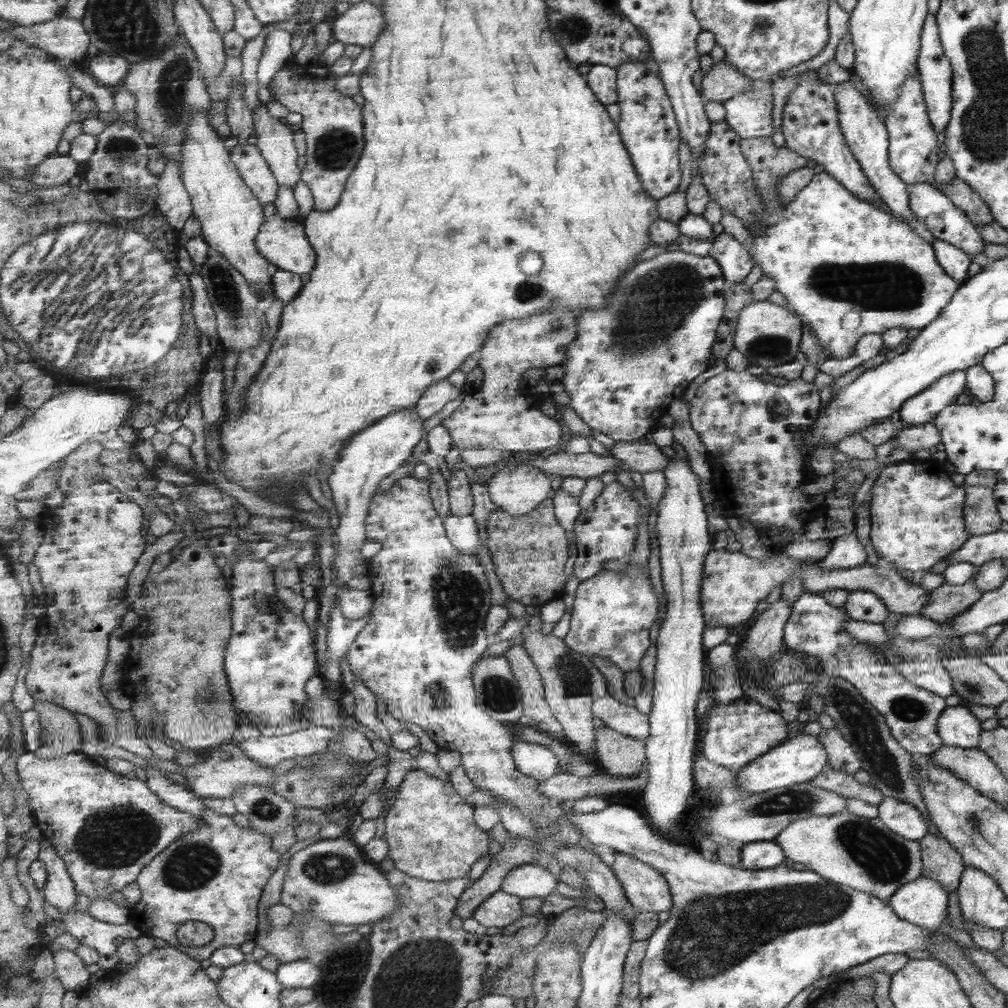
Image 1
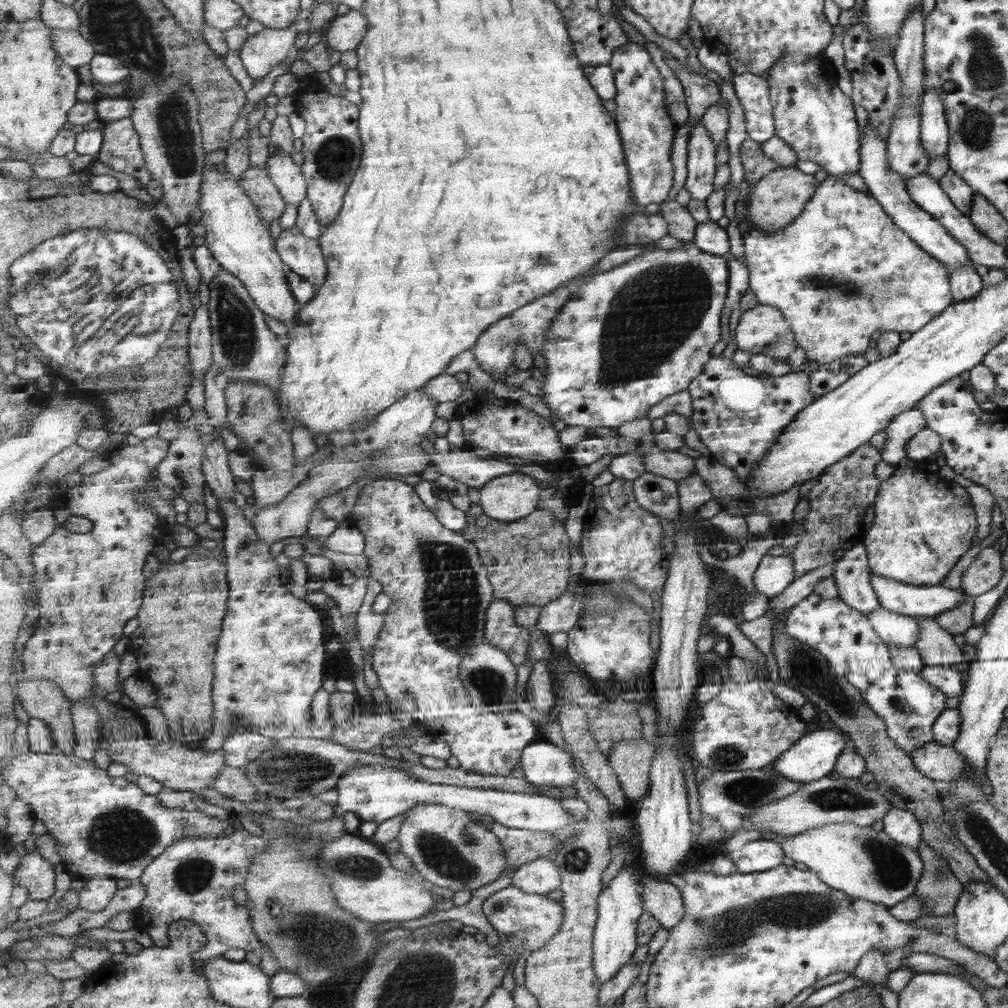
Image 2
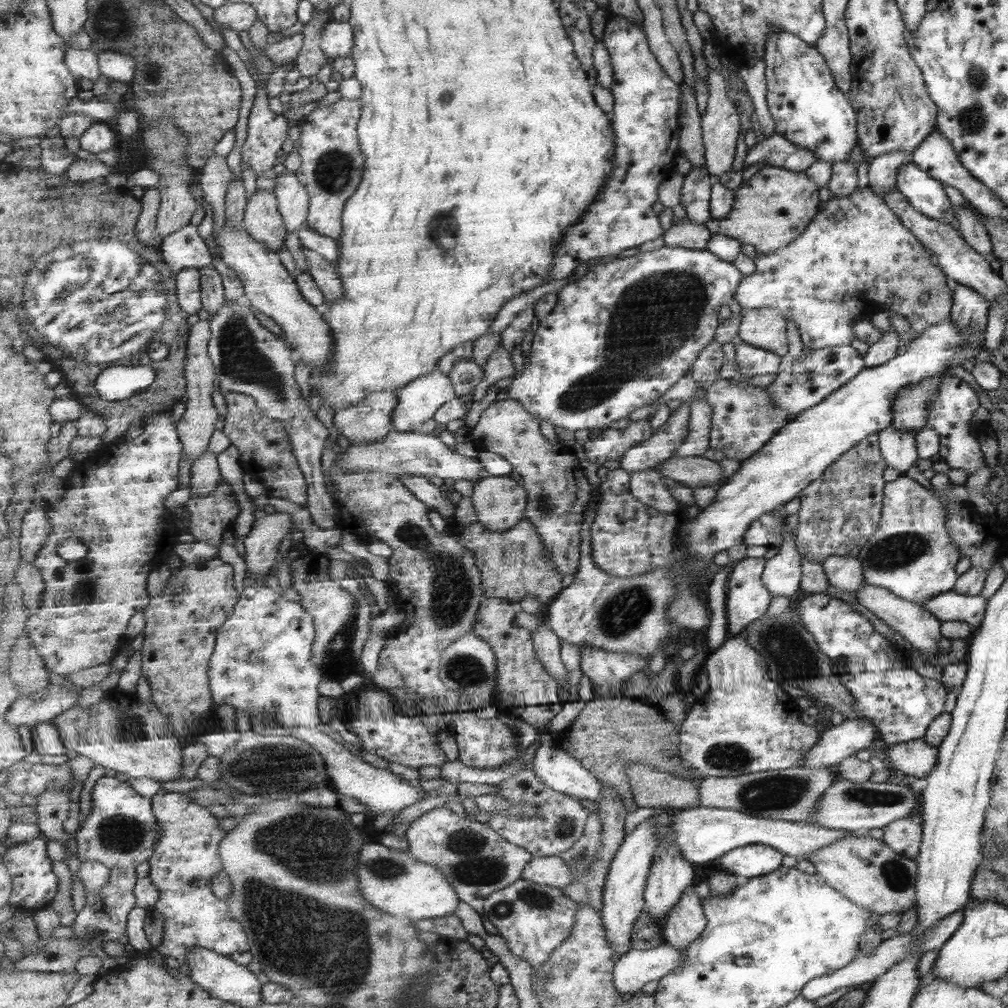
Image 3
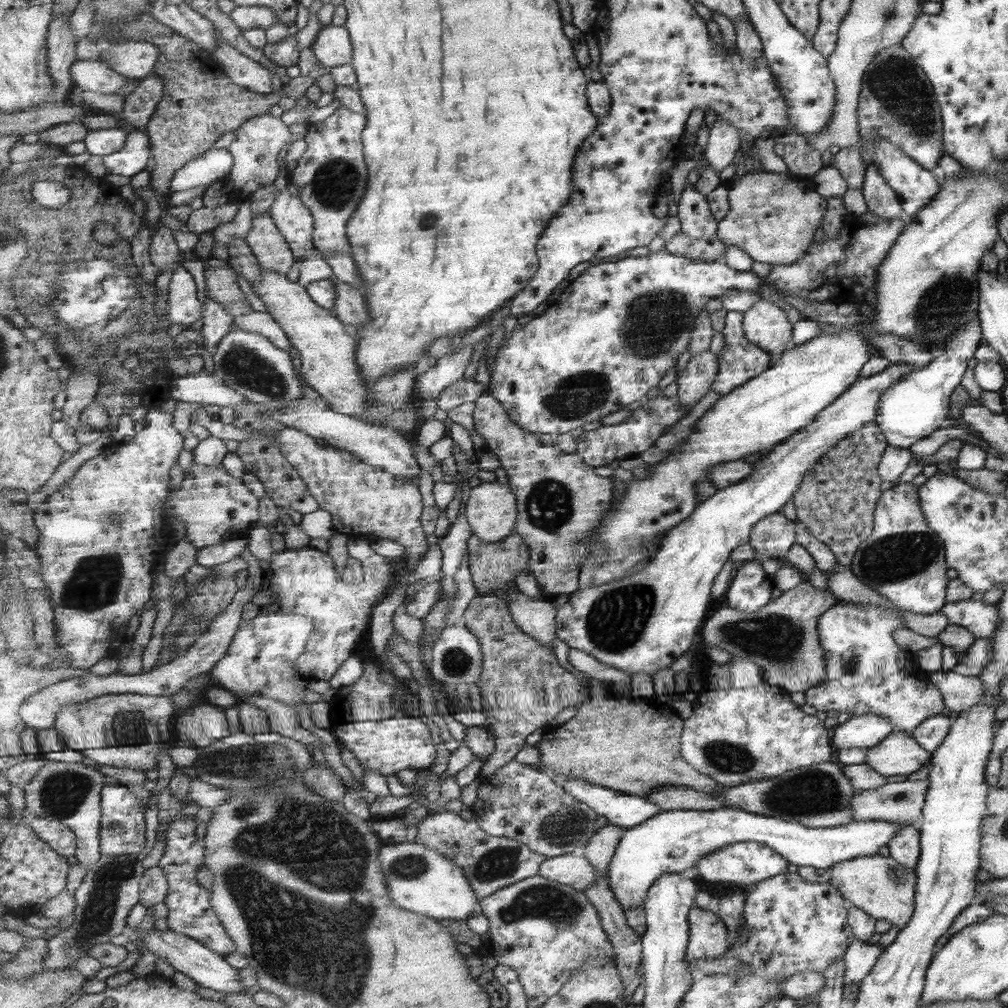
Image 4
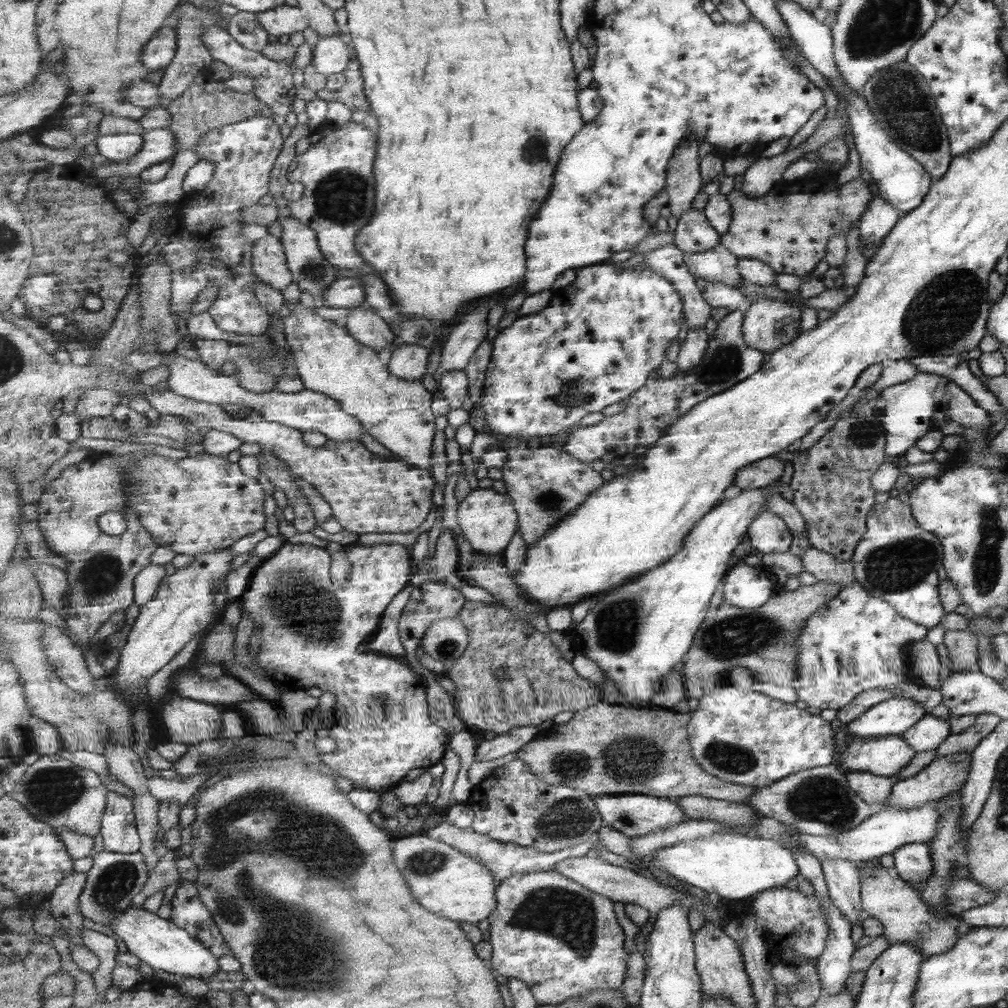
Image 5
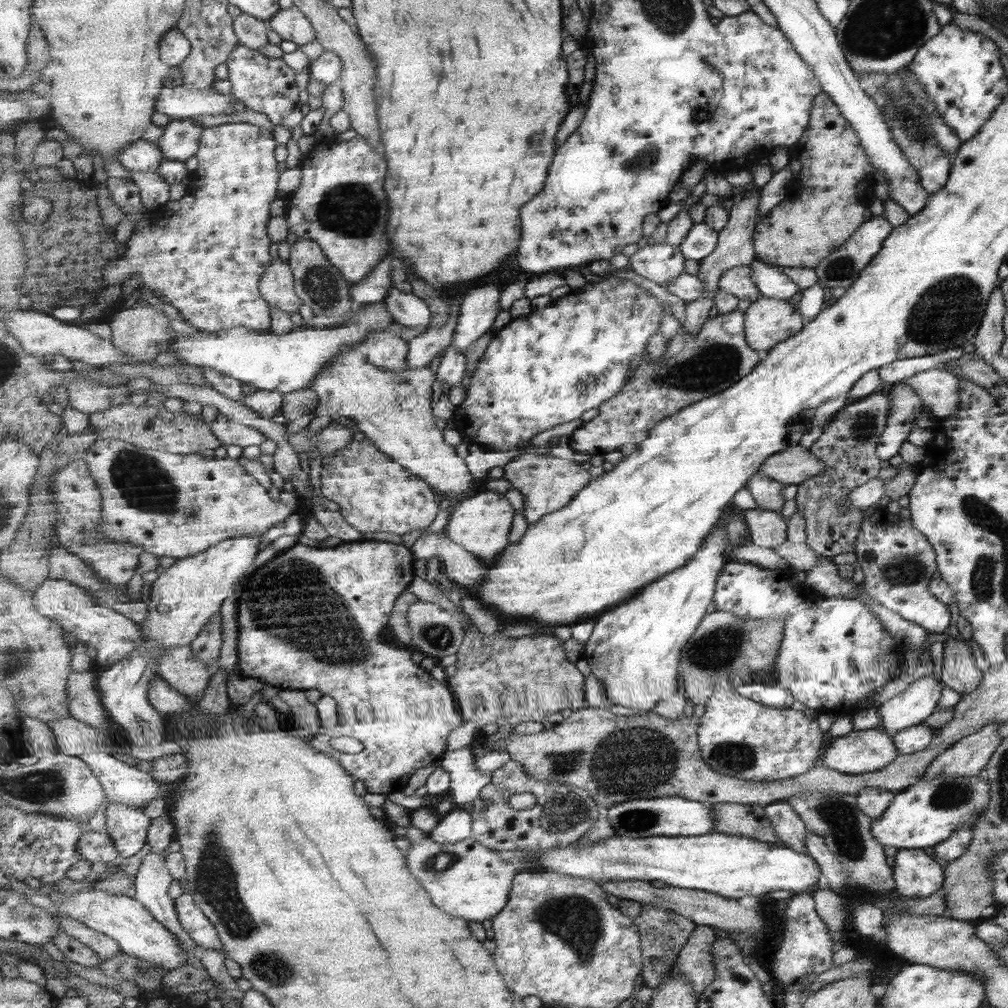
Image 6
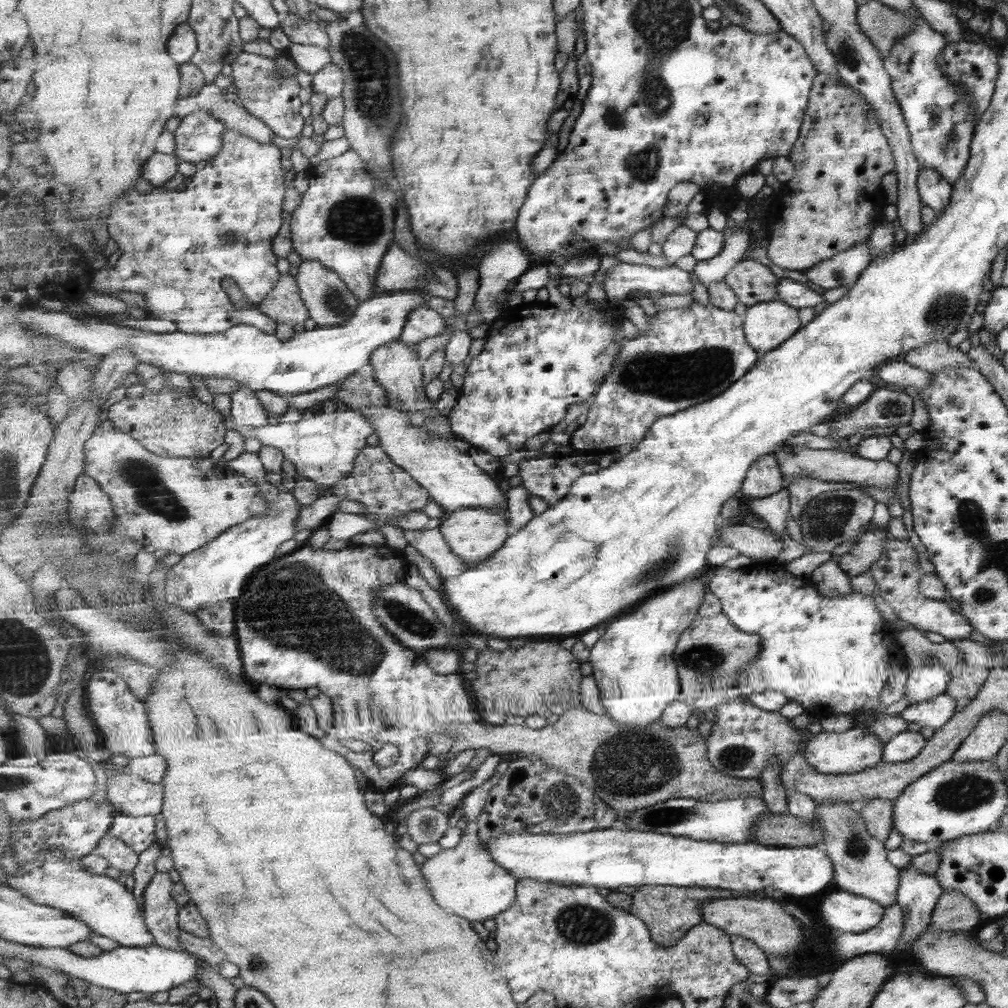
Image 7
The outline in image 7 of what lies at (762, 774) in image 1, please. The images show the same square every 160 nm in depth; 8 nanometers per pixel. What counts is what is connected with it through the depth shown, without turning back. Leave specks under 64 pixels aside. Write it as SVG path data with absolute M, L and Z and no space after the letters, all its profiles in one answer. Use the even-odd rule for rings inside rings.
M909 660L907 661L907 679L905 682L905 693L902 695L908 704L925 702L928 698L935 698L939 694L944 694L948 686L948 671L939 668L935 662L927 664L917 664L913 662L913 670L909 670Z

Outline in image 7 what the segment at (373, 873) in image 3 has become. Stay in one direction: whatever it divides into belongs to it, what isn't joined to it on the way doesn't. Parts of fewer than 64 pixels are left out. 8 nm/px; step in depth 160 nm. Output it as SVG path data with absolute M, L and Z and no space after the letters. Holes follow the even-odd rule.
M501 776L487 780L485 784L474 788L458 805L457 814L467 820L461 842L452 849L442 849L440 853L425 859L423 874L433 886L437 904L457 916L473 922L489 922L512 908L516 902L518 878L498 863L491 851L483 844L479 834L479 817L484 811L490 790L500 781Z

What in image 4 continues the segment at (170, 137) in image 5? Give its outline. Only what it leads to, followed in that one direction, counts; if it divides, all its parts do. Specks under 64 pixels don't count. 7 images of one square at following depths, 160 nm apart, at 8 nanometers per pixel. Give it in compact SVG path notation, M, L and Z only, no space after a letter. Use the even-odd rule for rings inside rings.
M132 129L124 147L104 157L109 174L134 177L143 172L152 160L152 144L145 129Z

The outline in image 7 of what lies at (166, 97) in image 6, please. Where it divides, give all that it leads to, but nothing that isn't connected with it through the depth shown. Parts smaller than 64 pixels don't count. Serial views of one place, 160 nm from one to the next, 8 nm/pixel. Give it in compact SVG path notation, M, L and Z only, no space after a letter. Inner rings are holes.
M216 84L203 87L196 95L177 101L174 116L185 118L202 108L222 120L226 128L239 131L262 143L271 143L274 132L268 124L253 116L243 105L224 97L224 91Z

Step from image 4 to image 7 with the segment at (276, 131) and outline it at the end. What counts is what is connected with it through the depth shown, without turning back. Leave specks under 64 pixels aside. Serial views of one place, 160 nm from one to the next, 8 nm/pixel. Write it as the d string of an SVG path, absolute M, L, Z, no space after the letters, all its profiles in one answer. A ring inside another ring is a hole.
M225 129L224 132L224 145L222 149L214 156L213 159L209 159L206 165L201 170L197 171L197 174L192 177L192 180L188 182L184 191L176 190L164 190L162 187L156 187L149 192L140 192L136 189L126 190L113 205L113 214L109 217L109 234L115 242L117 242L119 248L121 248L122 255L119 257L114 267L104 266L103 268L94 272L91 280L91 288L96 294L115 294L116 292L130 292L144 294L148 302L148 310L151 312L150 317L161 318L163 320L170 320L176 326L177 330L187 334L211 334L228 331L232 326L237 325L251 325L264 330L267 334L276 334L278 329L278 322L276 319L272 319L264 311L260 310L260 304L264 301L264 298L273 290L276 282L281 278L281 272L277 268L277 258L273 248L273 241L281 227L283 226L283 214L284 211L284 198L285 190L285 170L283 170L283 164L281 164L281 148L274 143L262 143L257 139L245 136L239 131L233 129ZM227 280L234 280L239 290L247 298L247 304L241 306L241 308L247 308L246 310L239 310L235 308L235 304L231 302L229 298L229 292L225 290L229 284Z

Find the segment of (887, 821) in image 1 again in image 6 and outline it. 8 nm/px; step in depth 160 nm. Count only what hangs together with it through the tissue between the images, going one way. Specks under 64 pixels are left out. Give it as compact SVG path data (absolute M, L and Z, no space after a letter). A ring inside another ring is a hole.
M922 849L896 850L892 877L895 879L895 894L905 898L927 898L936 893L944 882L944 867L935 862Z

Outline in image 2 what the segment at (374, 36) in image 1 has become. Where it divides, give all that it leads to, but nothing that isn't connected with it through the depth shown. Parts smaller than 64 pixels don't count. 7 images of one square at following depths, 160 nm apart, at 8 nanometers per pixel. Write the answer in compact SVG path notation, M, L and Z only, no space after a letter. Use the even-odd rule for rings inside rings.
M350 10L338 16L325 32L324 39L329 50L339 52L356 51L368 36L368 18L365 13Z

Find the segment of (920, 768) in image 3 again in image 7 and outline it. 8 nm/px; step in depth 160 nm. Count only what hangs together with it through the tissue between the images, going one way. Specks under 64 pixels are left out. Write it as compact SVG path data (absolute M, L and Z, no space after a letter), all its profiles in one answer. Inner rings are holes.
M860 723L851 727L845 732L823 732L811 736L808 745L805 746L805 752L801 754L812 766L821 774L851 774L861 772L862 770L872 768L882 760L884 743L877 738L873 731L864 727Z

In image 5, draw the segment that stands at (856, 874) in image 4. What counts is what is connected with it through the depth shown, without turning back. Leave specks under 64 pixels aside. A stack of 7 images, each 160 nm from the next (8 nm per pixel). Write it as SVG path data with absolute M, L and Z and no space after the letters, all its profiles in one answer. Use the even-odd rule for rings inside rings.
M858 867L858 879L860 883L860 904L865 915L877 920L884 928L882 935L888 940L888 945L906 942L915 946L924 959L929 956L943 954L953 948L956 938L959 936L954 927L947 920L941 919L933 913L920 899L919 891L895 873L895 870L881 867L864 869Z

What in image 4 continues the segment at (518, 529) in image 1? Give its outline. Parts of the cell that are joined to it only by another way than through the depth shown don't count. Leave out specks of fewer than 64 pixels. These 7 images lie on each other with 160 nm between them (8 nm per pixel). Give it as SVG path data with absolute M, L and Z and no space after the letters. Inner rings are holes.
M517 532L509 535L503 542L497 542L497 544L483 542L481 538L474 534L468 541L468 555L468 568L479 595L492 595L501 589L507 592L508 586L512 582L516 583L518 574L522 570L531 571L532 568L529 546L525 544L525 540Z

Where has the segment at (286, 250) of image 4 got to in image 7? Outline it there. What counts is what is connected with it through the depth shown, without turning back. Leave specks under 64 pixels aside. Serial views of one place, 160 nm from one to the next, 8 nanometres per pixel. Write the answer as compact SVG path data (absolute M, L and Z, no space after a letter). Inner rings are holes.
M285 273L260 304L260 310L278 323L301 324L310 317L310 310L301 298L296 278Z

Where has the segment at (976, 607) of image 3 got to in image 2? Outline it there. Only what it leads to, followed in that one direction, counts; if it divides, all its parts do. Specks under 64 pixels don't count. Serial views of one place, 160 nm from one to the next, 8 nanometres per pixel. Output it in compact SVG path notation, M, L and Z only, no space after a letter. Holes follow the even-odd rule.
M871 572L869 582L881 607L893 614L913 618L935 618L955 606L962 597L960 588L947 589L940 584L915 586Z

